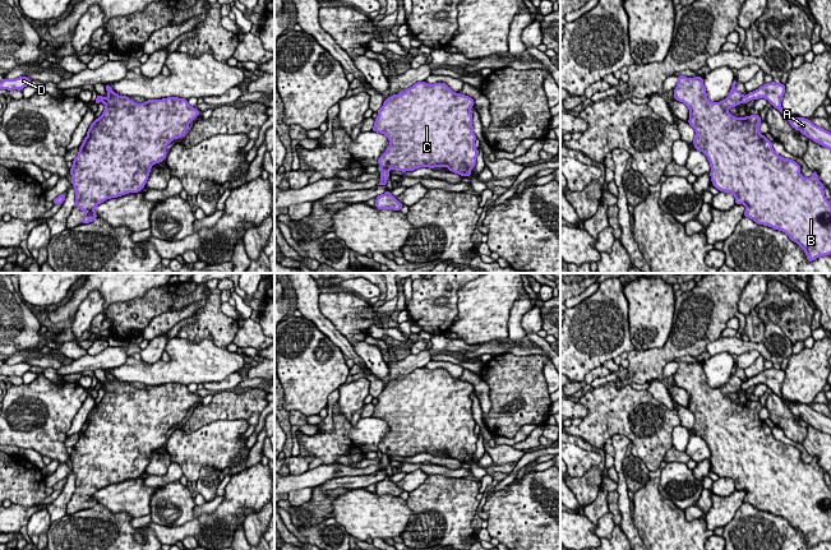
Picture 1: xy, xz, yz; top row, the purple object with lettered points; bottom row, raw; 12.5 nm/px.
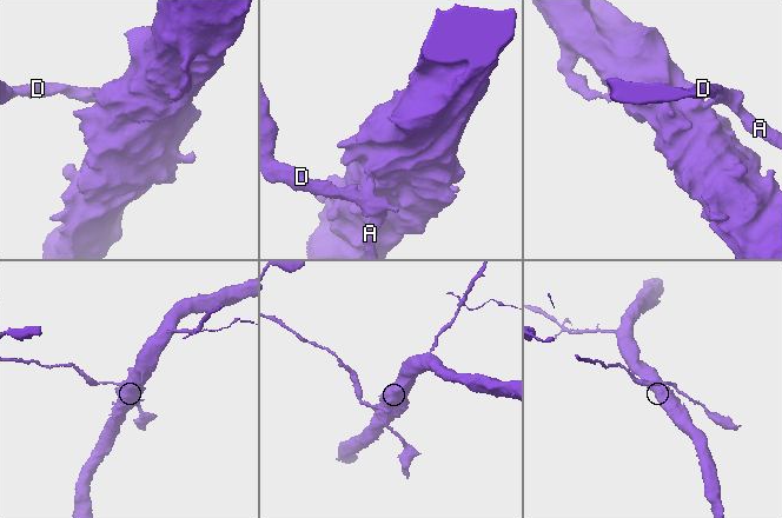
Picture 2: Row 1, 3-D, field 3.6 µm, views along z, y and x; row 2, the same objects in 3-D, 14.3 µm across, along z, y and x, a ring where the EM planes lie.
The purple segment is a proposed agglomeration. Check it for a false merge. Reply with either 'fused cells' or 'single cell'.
fused cells

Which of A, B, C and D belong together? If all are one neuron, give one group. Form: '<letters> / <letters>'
A D / B C

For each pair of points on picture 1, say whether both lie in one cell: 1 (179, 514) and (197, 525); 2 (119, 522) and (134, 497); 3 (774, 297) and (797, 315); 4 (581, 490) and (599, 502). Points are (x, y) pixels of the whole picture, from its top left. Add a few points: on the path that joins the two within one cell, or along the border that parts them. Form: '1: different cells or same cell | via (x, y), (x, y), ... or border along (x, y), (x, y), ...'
1: different cells | border along (197, 505), (189, 521), (176, 526), (160, 525)
2: different cells | border along (97, 503), (112, 512), (125, 512), (132, 518)
3: same cell | via (779, 297), (792, 310)
4: different cells | border along (601, 486), (598, 495), (583, 507)

